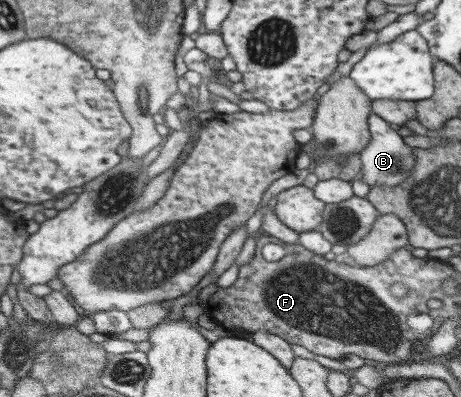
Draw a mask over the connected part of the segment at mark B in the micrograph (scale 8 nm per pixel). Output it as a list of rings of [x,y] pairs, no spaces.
[[[371,112],[369,116],[370,140],[360,153],[361,180],[371,187],[392,187],[405,180],[414,166],[413,150],[401,144],[401,138],[389,128],[389,123]]]

